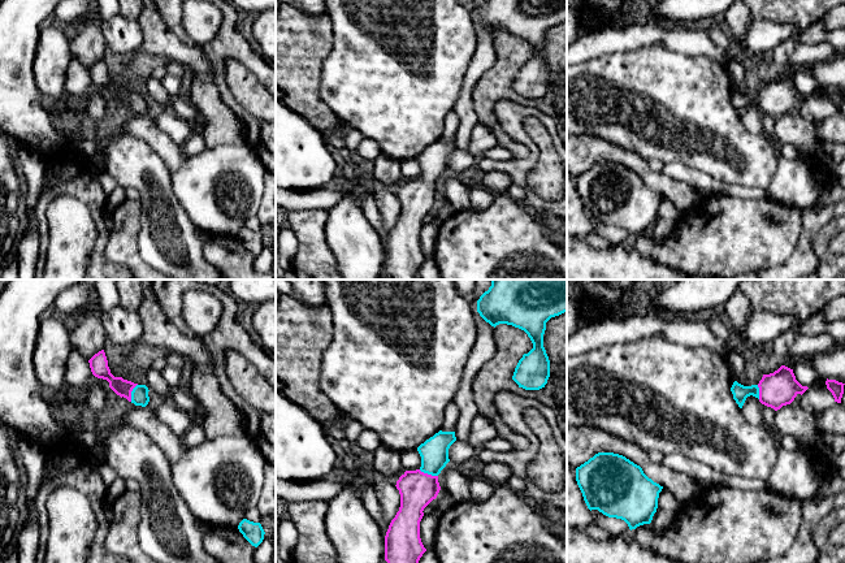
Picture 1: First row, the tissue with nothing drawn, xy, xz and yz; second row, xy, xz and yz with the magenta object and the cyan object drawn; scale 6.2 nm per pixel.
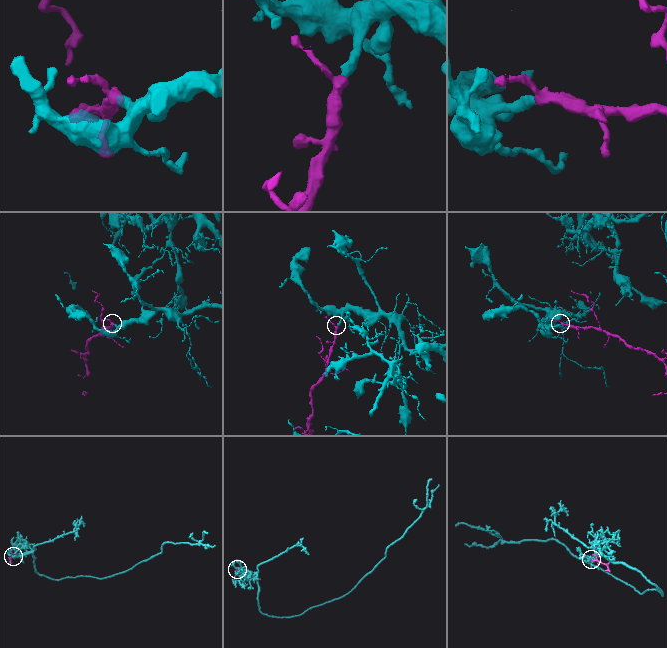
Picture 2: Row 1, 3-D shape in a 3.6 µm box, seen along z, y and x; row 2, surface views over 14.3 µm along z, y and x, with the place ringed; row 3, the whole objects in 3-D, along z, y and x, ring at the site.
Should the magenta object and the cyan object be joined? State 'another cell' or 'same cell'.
same cell

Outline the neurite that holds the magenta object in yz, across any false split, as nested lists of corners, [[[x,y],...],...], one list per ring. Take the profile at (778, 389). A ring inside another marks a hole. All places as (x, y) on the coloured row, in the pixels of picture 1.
[[[781,365],[774,373],[763,374],[758,385],[744,386],[734,381],[731,391],[740,408],[746,398],[753,395],[762,404],[777,411],[783,406],[790,404],[798,394],[802,395],[807,389],[796,380],[793,369]]]

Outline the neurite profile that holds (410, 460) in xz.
[[[417,450],[400,454],[400,467],[403,471],[416,471],[421,467],[421,456]]]

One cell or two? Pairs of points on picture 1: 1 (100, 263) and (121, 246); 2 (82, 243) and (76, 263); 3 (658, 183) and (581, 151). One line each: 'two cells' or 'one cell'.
1: two cells
2: one cell
3: one cell

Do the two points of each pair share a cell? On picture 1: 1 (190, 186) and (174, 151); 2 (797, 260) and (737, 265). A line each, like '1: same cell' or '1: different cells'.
1: different cells
2: different cells

